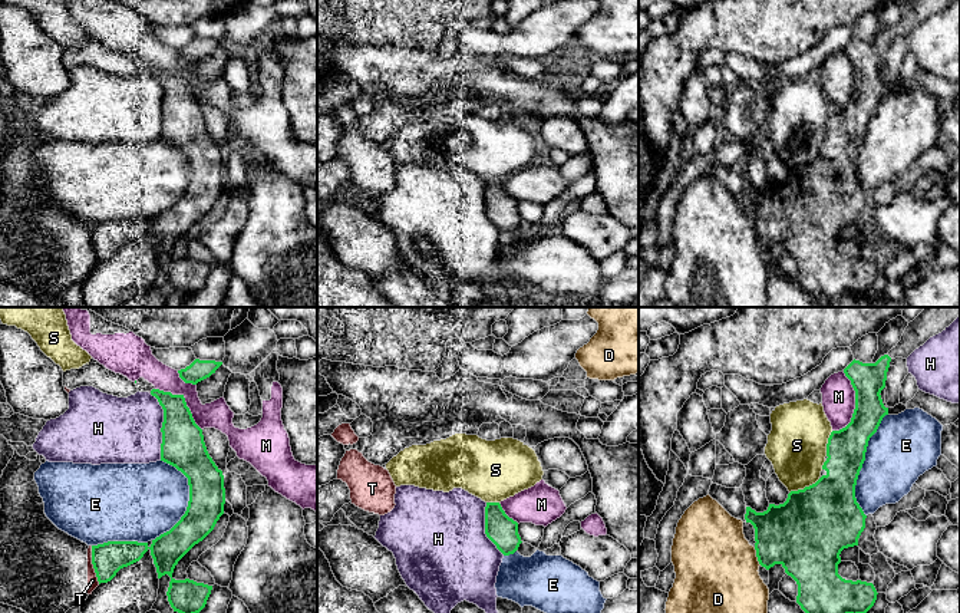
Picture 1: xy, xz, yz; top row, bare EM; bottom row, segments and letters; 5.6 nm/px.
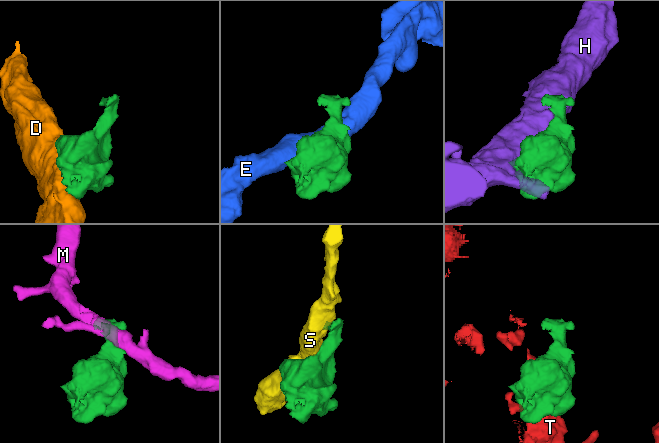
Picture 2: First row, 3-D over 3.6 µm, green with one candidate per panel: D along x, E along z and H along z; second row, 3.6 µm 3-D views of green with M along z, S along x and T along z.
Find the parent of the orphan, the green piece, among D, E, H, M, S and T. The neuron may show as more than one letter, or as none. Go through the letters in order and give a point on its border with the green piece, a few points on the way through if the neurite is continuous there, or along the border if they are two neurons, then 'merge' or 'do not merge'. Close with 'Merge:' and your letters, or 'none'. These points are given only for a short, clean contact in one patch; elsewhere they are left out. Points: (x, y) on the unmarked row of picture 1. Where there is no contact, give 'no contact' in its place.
D: meets green in yz at (756, 234); do not merge
E: meets green in yz at (861, 144); do not merge
H: meets green in xy at (162, 104); do not merge
M: meets green in yz at (855, 83); do not merge
S: meets green in yz at (805, 165); do not merge
T: meets green in xy at (92, 241); do not merge
Merge: none

